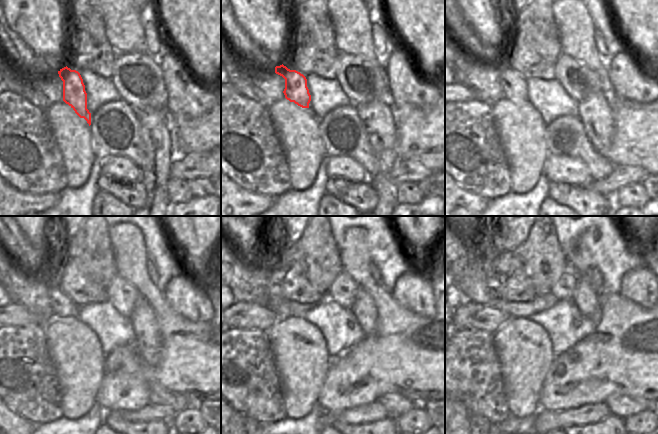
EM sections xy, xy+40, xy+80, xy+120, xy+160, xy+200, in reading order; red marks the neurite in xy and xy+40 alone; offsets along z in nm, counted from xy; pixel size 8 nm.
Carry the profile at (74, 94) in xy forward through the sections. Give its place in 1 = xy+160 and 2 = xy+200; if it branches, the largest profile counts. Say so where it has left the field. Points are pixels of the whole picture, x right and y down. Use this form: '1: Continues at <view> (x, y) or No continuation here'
1: Continues at xy+160 (278, 295)
2: Continues at xy+200 (499, 278).

